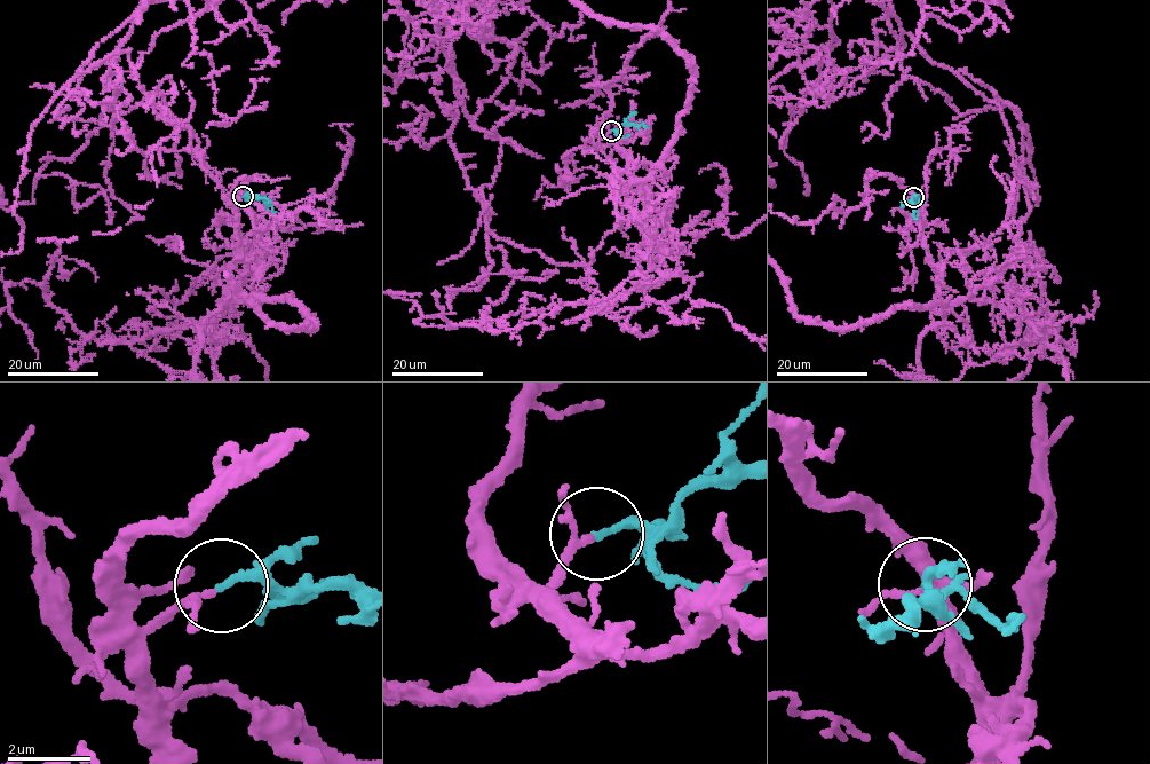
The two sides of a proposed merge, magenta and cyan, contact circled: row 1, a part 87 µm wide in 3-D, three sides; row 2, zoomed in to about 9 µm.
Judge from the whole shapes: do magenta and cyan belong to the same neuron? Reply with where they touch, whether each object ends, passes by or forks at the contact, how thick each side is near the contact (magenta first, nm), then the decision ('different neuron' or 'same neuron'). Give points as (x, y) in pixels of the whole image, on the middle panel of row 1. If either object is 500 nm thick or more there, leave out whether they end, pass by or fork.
place (611, 131); magenta passes by; cyan passes by; calibres 130 and 120 nm; same neuron

